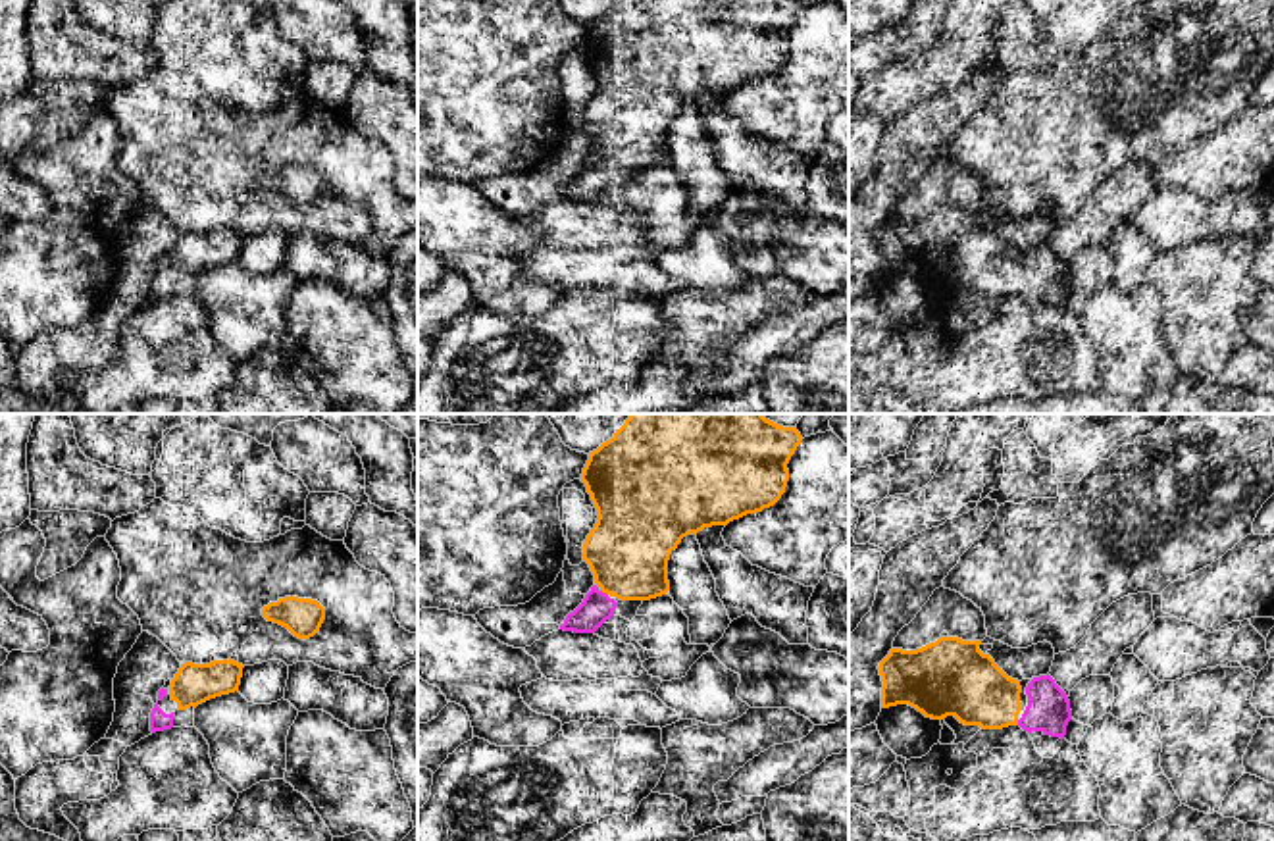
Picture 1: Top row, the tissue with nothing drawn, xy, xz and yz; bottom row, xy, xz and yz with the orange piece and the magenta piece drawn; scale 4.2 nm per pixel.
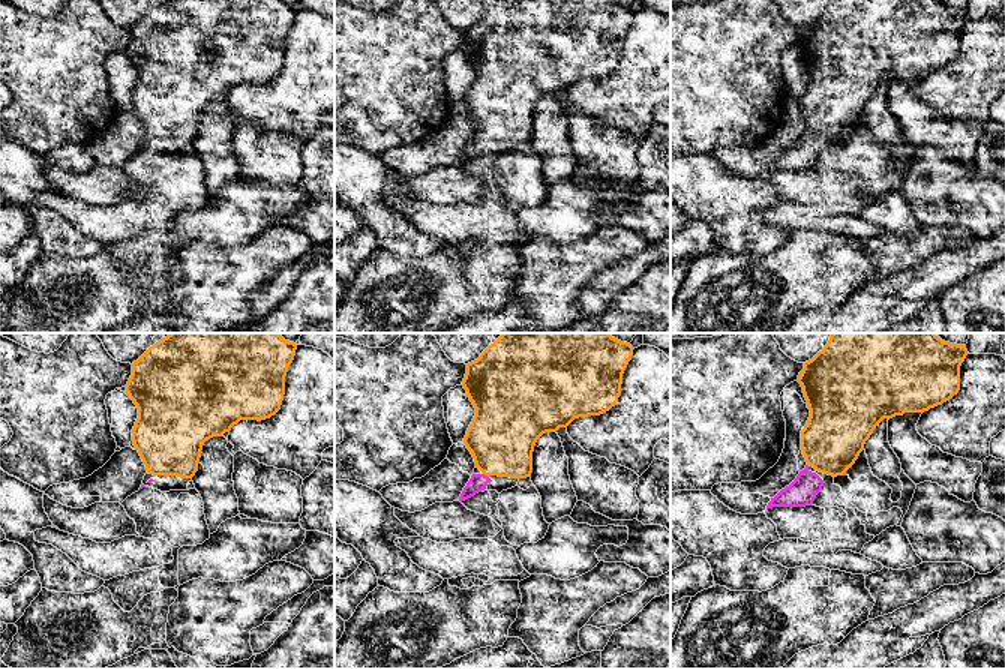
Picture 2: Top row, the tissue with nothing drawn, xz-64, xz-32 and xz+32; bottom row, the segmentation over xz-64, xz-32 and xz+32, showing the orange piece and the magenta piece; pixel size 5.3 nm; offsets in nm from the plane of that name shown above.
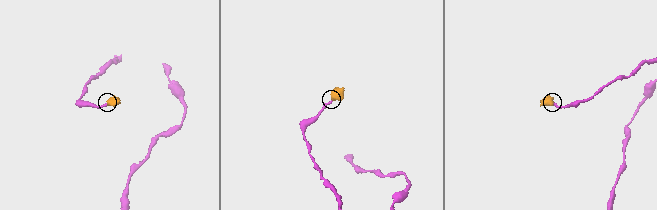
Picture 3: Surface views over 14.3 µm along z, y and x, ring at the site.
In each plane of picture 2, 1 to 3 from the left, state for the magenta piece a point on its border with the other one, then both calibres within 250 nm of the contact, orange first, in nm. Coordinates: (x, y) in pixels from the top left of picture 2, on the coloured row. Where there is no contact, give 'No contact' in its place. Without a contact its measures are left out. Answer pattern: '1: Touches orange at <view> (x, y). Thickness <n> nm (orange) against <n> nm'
1: No contact
2: Touches orange at xz-32 (486, 474). Thickness 360 nm (orange) against 90 nm
3: No contact

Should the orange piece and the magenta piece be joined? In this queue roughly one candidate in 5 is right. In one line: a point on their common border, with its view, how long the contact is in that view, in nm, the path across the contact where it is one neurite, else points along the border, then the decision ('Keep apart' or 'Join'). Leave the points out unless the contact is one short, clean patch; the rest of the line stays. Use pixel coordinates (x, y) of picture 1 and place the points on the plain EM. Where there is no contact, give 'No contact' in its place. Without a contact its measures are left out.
Touches orange at xz (605, 160). Shared border 40 nm. Join

